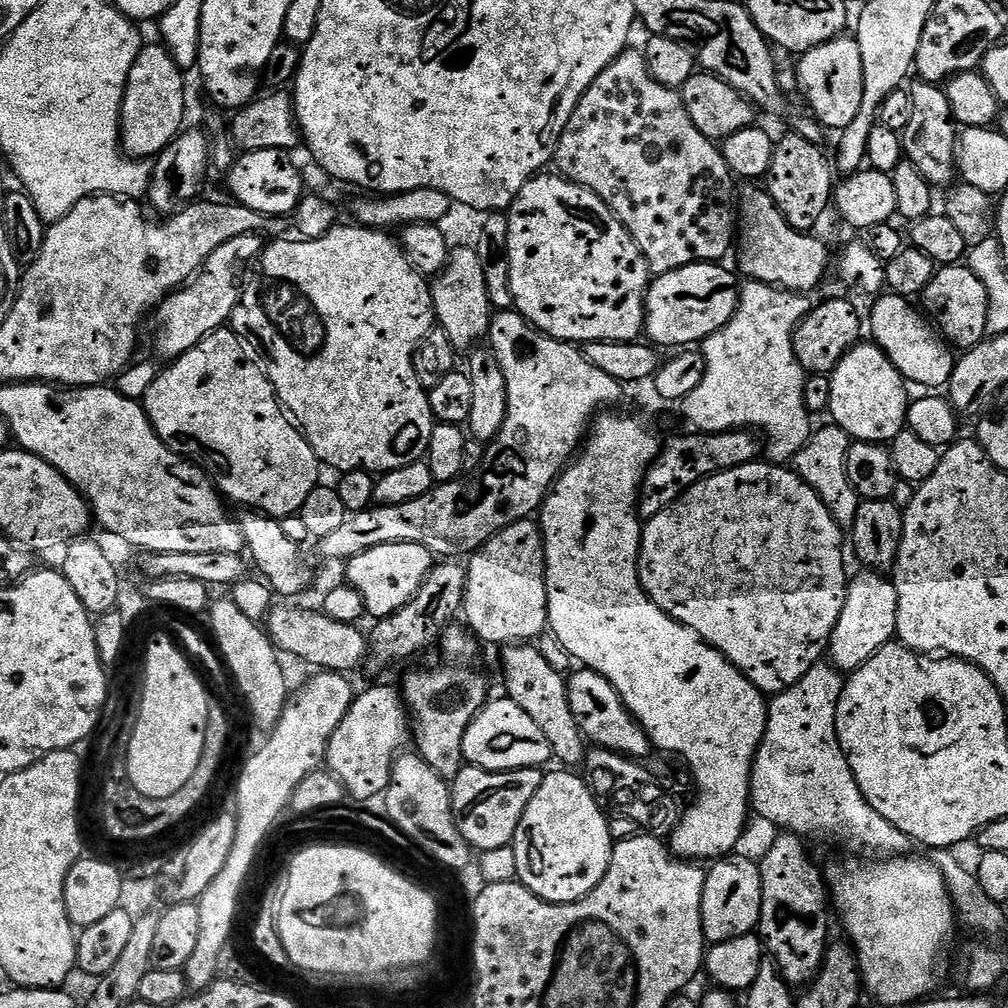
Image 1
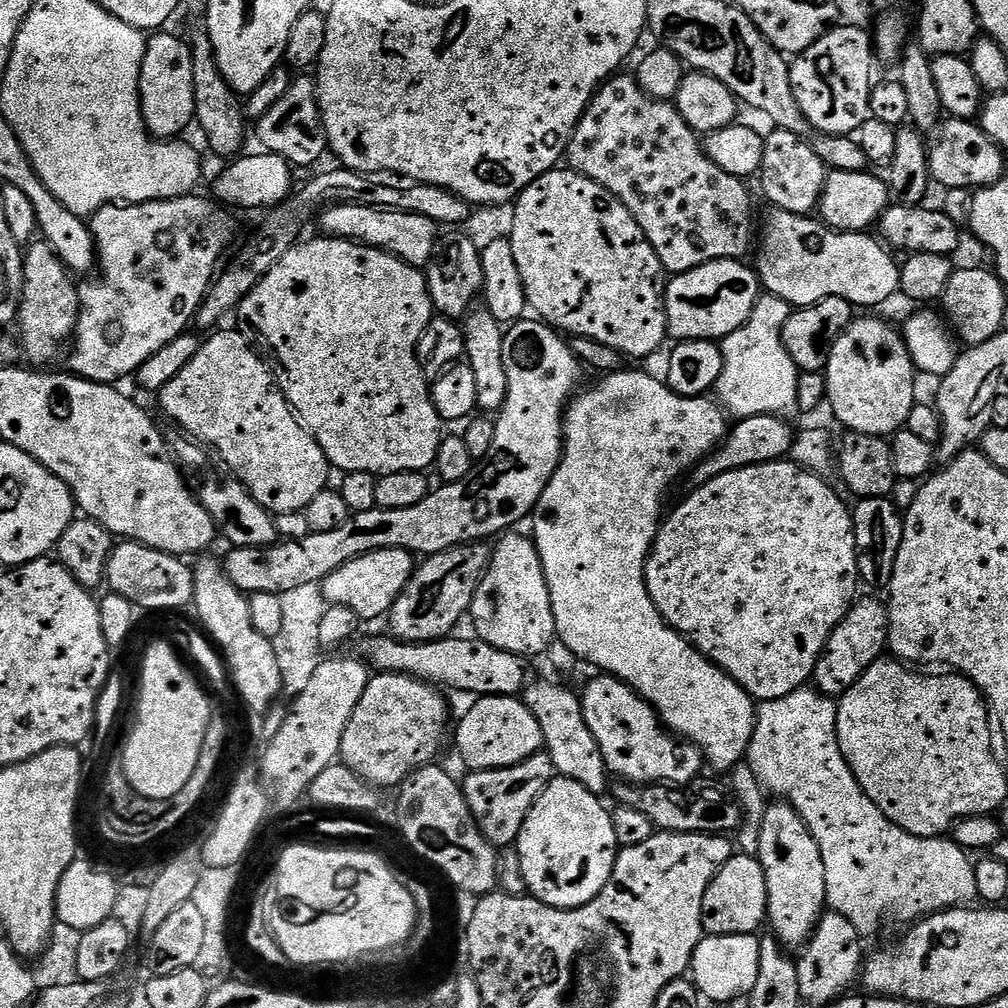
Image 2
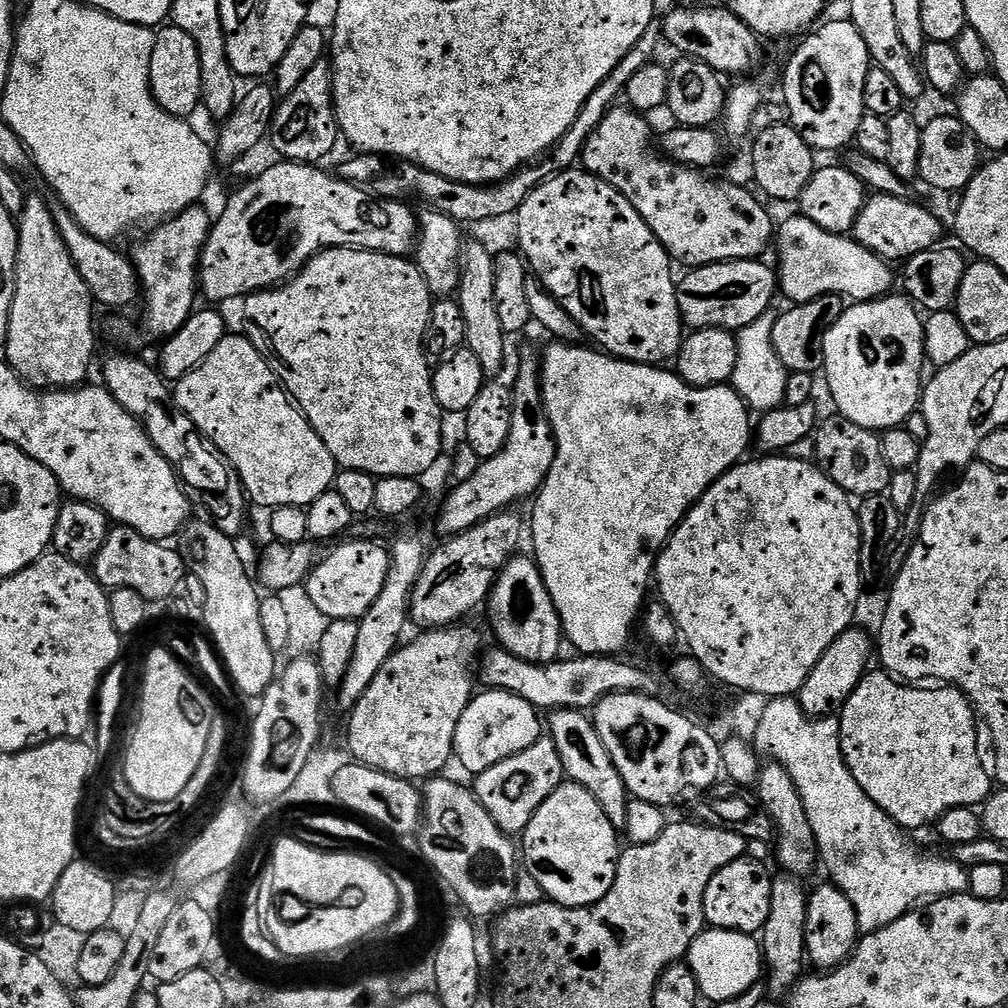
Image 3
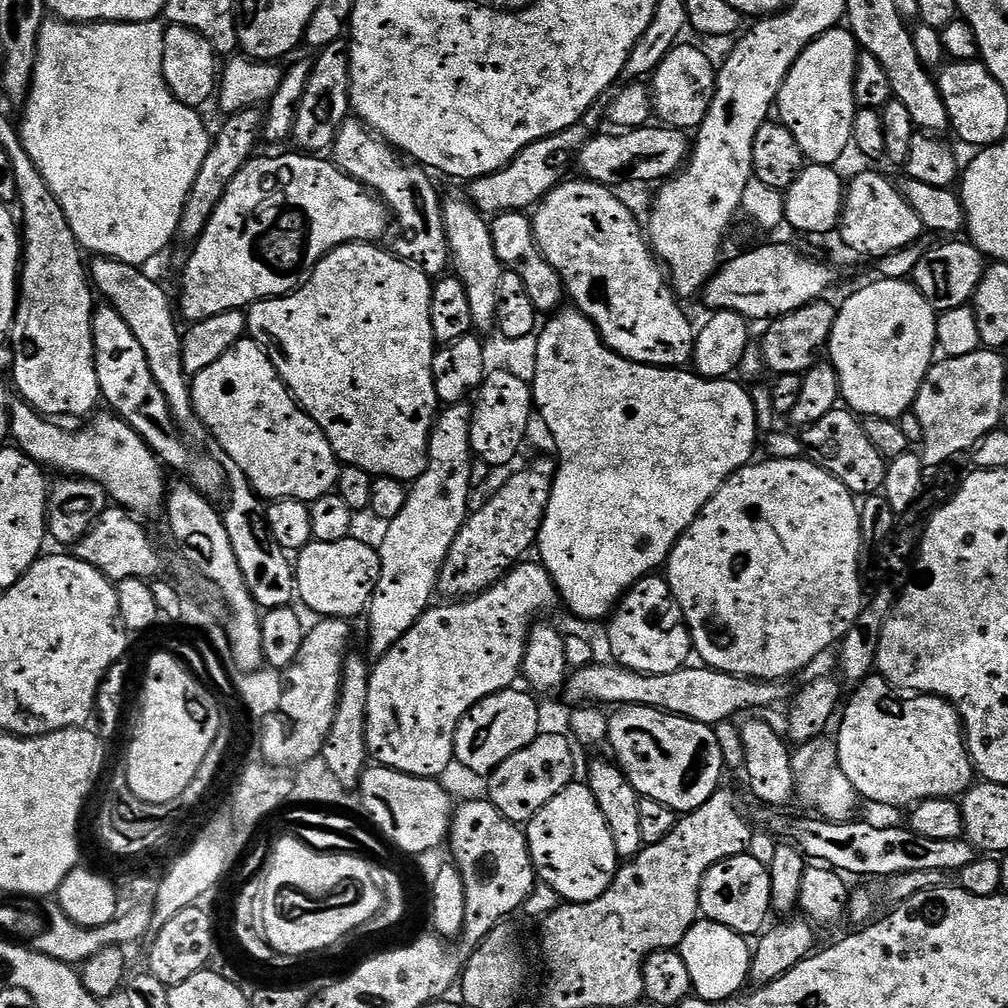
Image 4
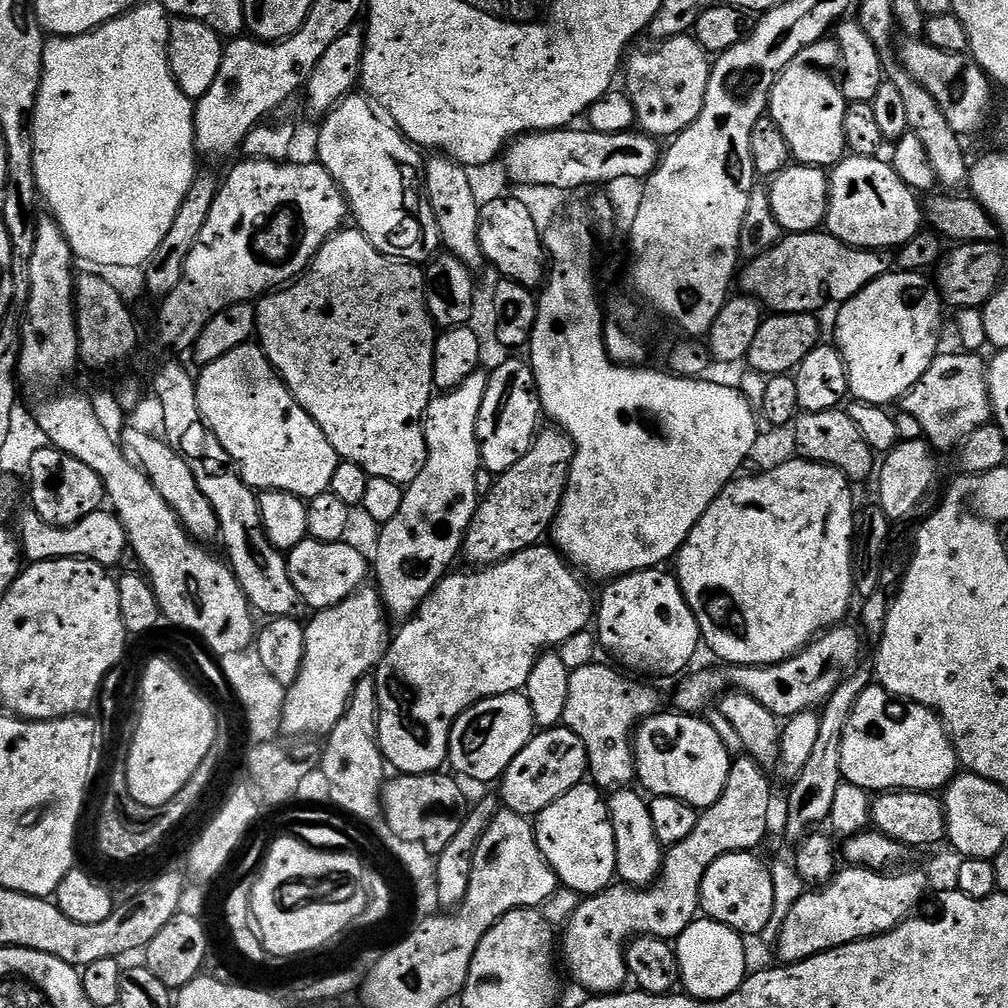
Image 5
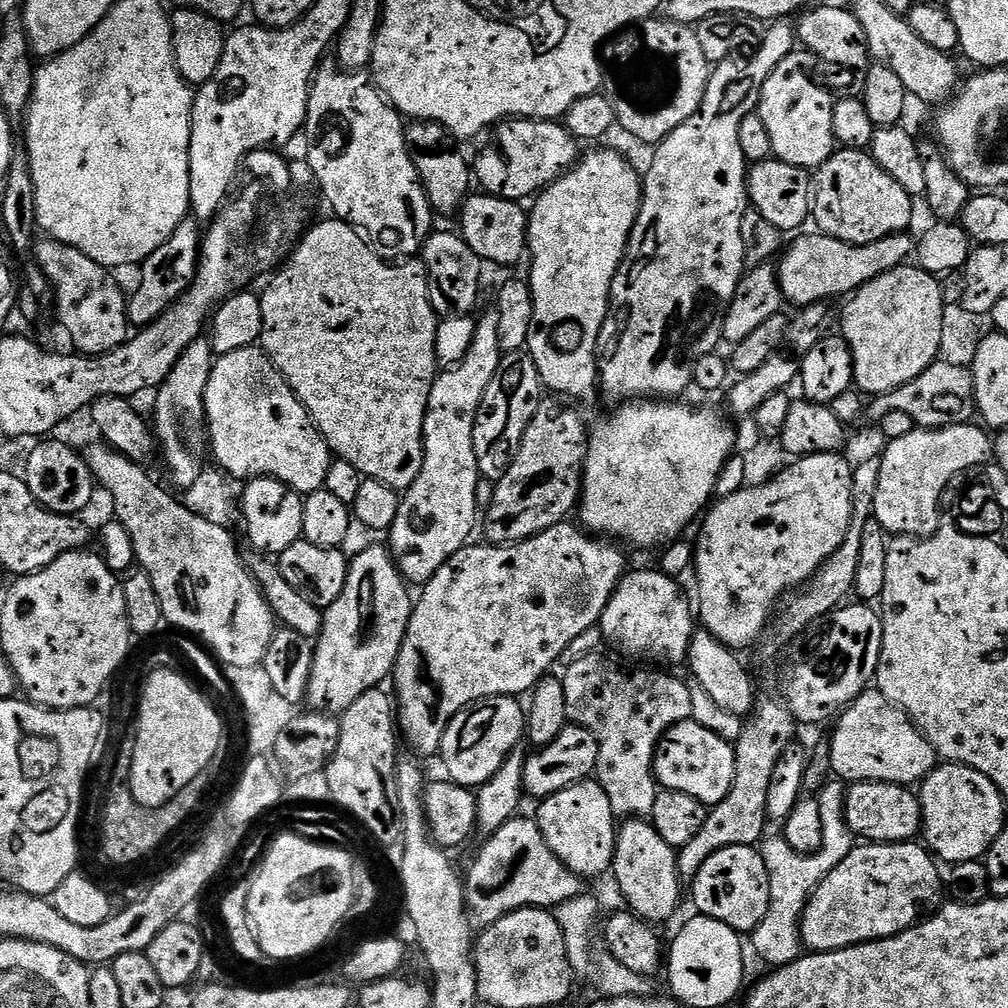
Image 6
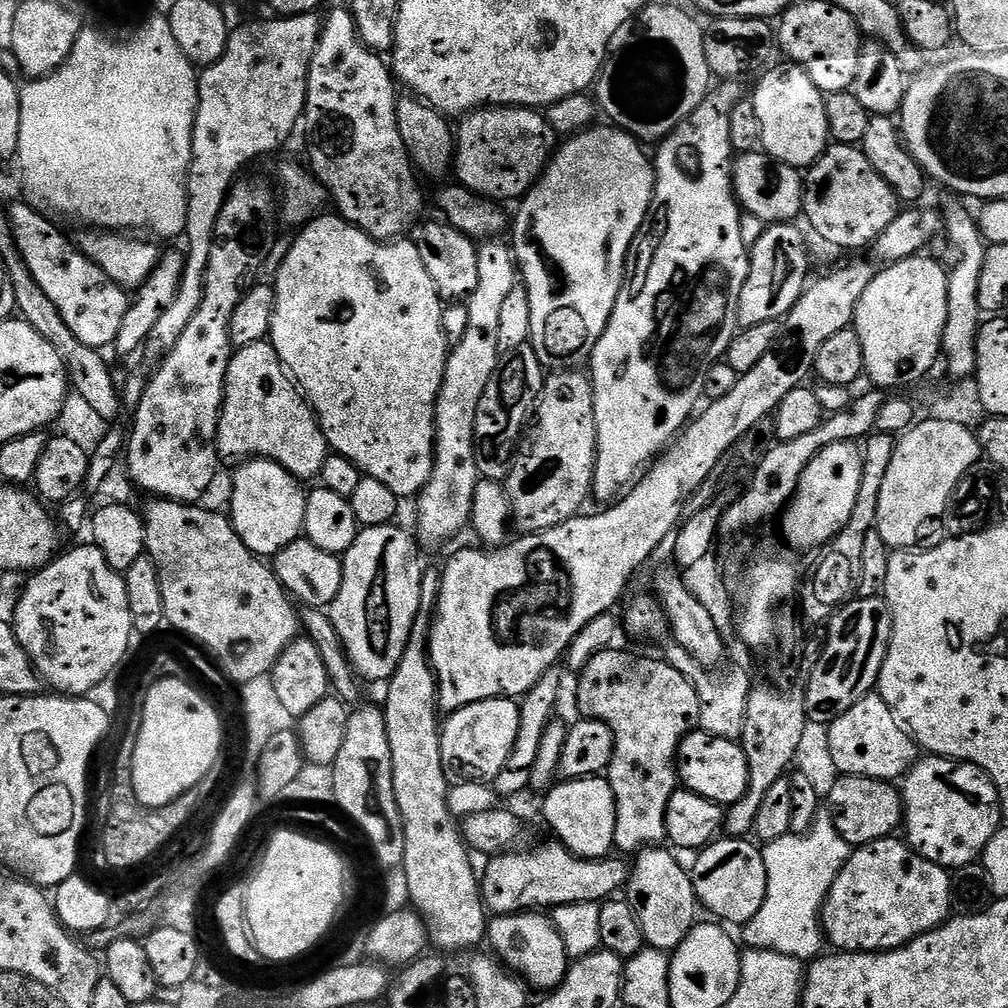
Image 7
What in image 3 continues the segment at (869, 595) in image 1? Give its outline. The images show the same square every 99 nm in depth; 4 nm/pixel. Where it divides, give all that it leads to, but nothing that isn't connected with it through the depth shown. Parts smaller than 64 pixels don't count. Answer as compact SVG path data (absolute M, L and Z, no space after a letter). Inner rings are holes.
M859 626L848 628L833 644L828 647L826 654L818 658L814 670L806 678L806 682L800 687L798 699L802 710L810 717L823 718L836 716L845 702L854 694L854 690L860 684L869 671L868 659L874 656L874 640L867 636Z

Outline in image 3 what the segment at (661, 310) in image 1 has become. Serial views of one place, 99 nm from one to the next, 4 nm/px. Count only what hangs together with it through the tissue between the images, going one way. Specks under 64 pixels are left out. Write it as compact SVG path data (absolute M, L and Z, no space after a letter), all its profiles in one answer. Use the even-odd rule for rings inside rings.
M763 259L755 260L728 260L724 264L708 264L704 268L693 268L687 273L688 277L676 285L678 310L680 318L689 329L698 328L726 328L739 330L750 326L763 312L773 307L772 299L778 296L778 276L770 267L764 265Z

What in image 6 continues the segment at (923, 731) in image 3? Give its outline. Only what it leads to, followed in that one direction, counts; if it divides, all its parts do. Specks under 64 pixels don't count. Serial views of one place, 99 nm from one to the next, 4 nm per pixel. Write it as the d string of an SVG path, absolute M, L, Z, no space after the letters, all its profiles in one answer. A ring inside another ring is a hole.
M875 690L862 693L852 701L835 721L836 733L830 739L831 771L841 781L859 782L862 780L877 780L887 784L902 784L905 786L919 785L938 766L938 757L934 746L920 733L908 715L895 704Z

